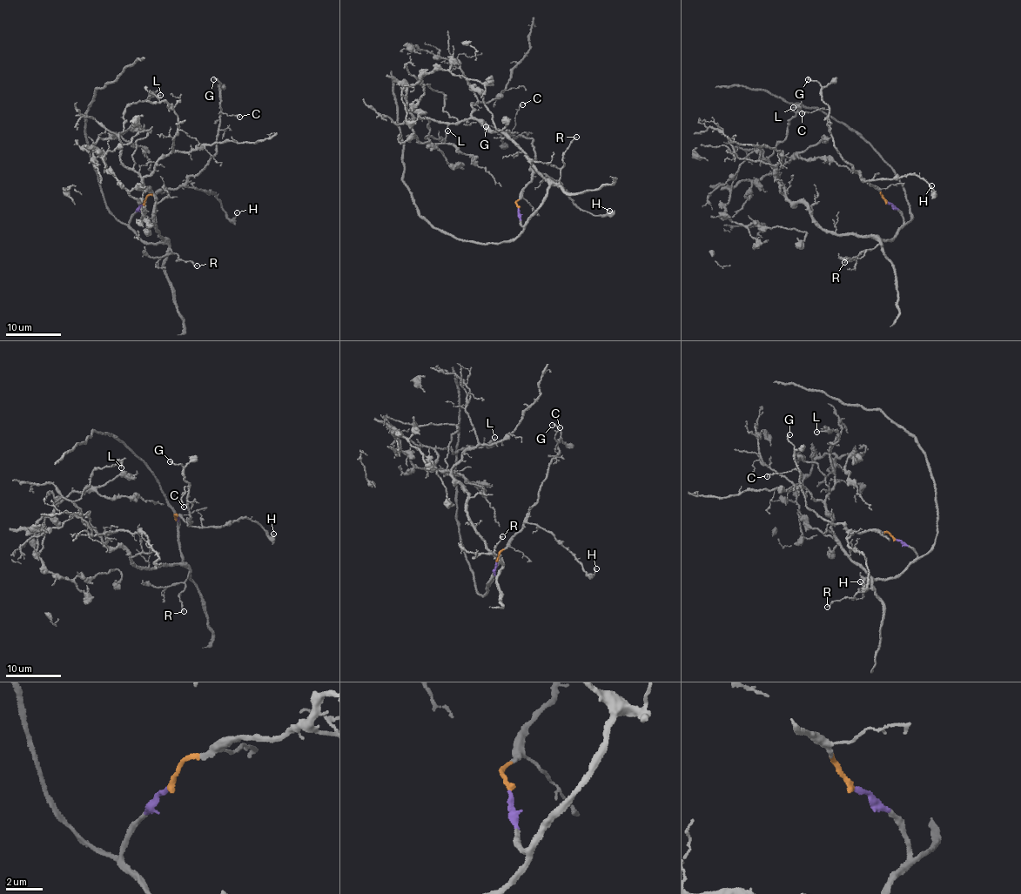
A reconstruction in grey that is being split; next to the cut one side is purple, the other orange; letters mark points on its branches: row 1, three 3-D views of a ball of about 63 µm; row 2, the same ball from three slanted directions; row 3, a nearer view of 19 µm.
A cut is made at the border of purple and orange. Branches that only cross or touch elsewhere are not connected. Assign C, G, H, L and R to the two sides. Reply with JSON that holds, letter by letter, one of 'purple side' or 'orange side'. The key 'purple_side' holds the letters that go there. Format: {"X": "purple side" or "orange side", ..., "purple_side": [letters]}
{"C": "orange side", "G": "orange side", "H": "orange side", "L": "purple side", "R": "purple side", "purple_side": ["L", "R"]}

